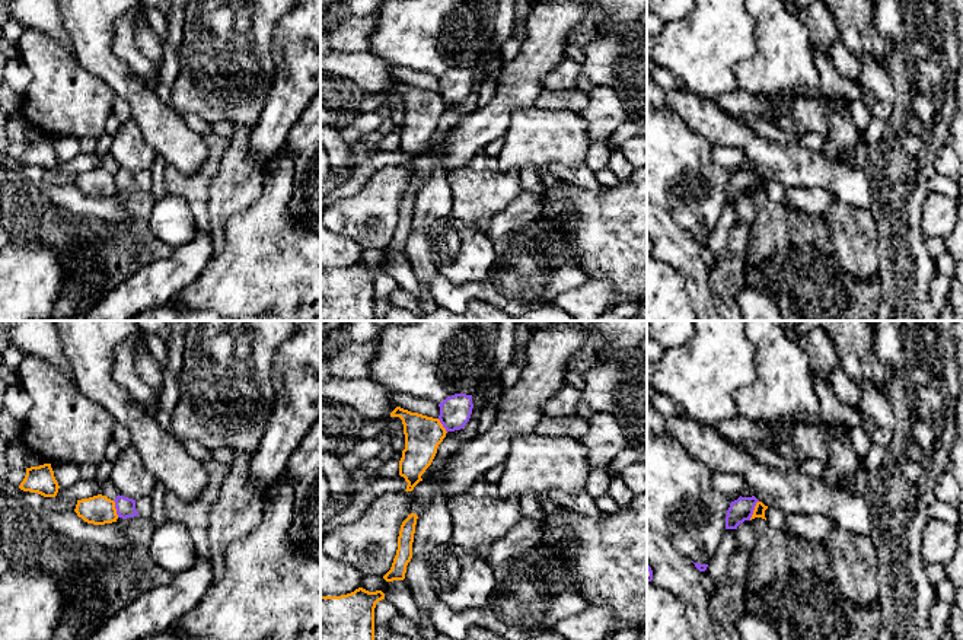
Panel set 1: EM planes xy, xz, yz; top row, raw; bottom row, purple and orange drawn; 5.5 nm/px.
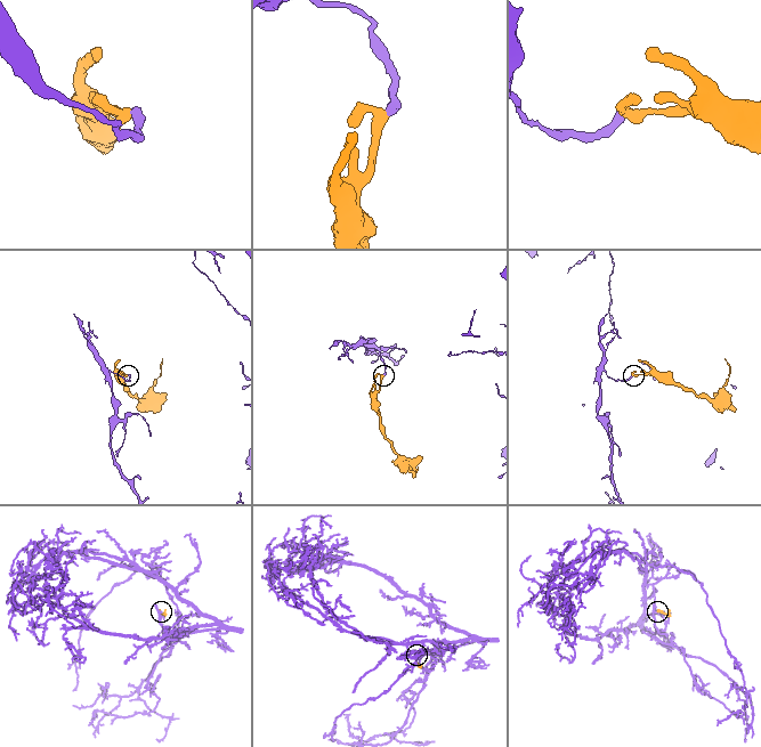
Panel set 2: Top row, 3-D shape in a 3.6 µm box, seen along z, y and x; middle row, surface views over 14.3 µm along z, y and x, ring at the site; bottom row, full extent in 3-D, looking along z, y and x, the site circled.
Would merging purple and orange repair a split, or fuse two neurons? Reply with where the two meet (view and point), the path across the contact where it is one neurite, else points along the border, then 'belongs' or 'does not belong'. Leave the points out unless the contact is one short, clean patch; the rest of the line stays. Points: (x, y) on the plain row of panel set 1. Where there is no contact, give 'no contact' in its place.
yz (753, 182) | along yz (758, 174), (749, 193) | does not belong

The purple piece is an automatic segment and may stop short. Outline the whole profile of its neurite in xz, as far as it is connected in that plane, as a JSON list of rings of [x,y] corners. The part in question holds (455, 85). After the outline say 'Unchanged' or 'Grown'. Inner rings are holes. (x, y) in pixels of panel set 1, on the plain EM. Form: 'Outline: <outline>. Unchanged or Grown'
Outline: [[[455,67],[440,76],[439,80],[439,93],[446,102],[446,105],[460,104],[471,92],[473,82],[472,69]]]. Unchanged

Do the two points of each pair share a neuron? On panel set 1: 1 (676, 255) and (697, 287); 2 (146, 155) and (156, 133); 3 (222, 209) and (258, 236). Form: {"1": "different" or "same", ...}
{"1": "same", "2": "different", "3": "different"}

